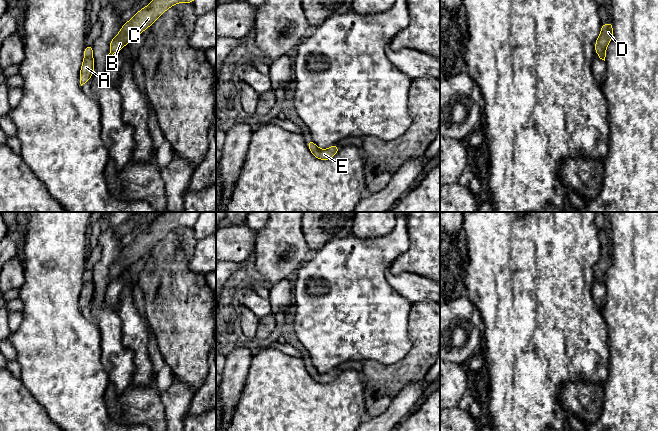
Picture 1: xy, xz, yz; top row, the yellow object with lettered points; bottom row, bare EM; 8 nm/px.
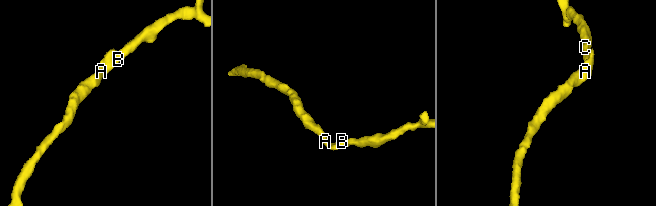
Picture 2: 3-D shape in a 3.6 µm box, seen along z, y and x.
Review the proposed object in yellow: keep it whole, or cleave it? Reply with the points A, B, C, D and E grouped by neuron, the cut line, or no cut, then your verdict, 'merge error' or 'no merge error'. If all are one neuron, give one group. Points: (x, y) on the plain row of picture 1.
A B C D E; no cut; no merge error

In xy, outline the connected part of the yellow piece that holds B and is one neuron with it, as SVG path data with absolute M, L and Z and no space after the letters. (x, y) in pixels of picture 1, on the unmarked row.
M165 212L144 232L139 234L128 246L124 247L119 257L112 262L109 273L110 283L121 275L130 265L138 261L170 231L177 227L193 227L201 212Z

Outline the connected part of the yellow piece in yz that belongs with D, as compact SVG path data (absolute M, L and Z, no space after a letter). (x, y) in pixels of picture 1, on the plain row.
M610 245L607 248L601 249L601 256L597 264L595 265L595 276L600 283L605 285L606 272L613 261L613 248Z

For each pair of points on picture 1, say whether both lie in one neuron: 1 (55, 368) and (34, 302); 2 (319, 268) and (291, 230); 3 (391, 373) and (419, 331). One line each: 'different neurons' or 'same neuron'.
1: same neuron
2: different neurons
3: same neuron

